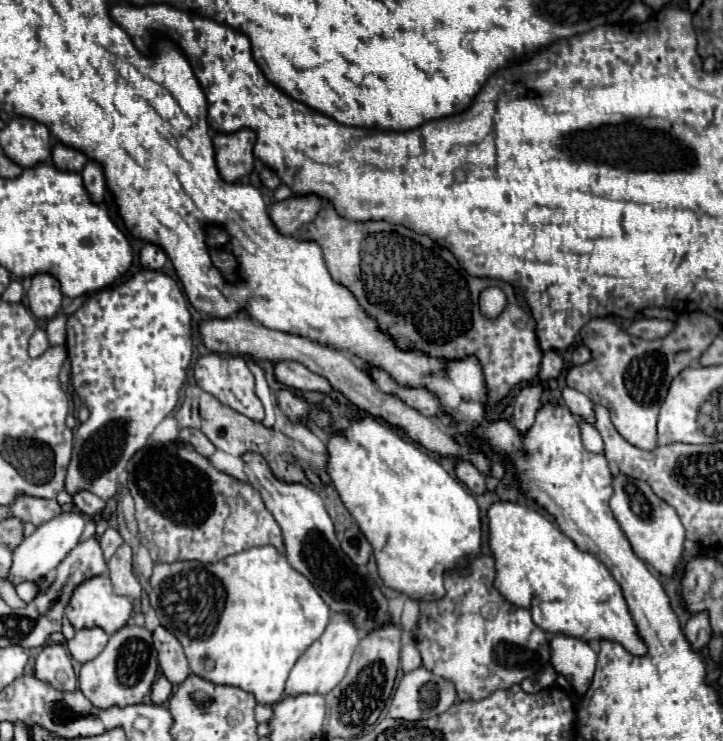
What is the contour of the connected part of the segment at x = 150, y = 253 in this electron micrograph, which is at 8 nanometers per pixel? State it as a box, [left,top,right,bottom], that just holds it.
[138,244,166,270]

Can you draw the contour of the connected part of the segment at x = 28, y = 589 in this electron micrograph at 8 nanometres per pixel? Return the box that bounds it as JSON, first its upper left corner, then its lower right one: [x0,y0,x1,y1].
[16,582,38,600]

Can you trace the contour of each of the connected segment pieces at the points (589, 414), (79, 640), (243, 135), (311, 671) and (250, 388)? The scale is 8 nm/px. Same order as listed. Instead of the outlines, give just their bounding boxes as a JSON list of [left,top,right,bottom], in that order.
[[562,388,596,424],[68,628,108,664],[214,128,256,182],[286,612,358,696],[194,354,264,422]]

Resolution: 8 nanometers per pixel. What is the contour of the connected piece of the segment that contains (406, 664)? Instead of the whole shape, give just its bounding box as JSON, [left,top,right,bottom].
[400,644,422,672]

